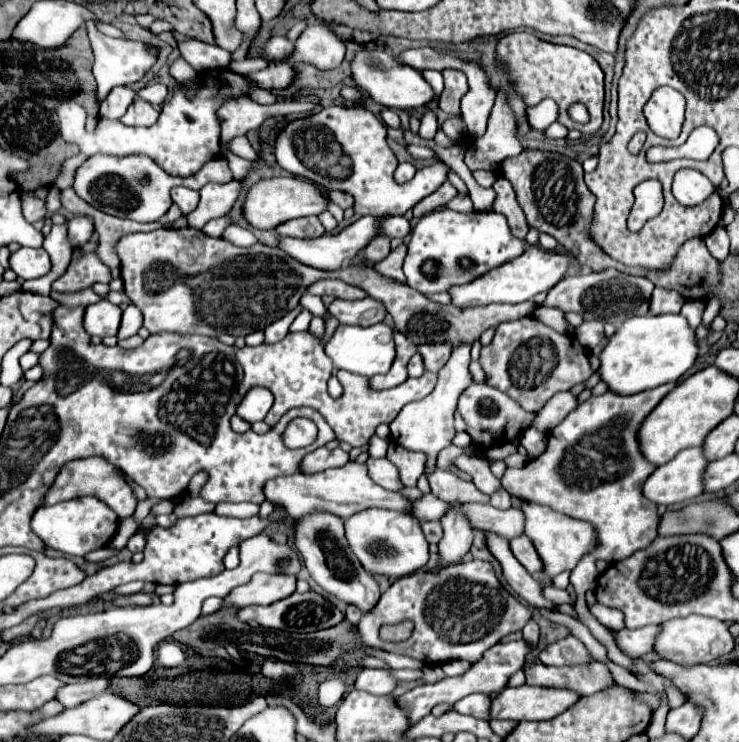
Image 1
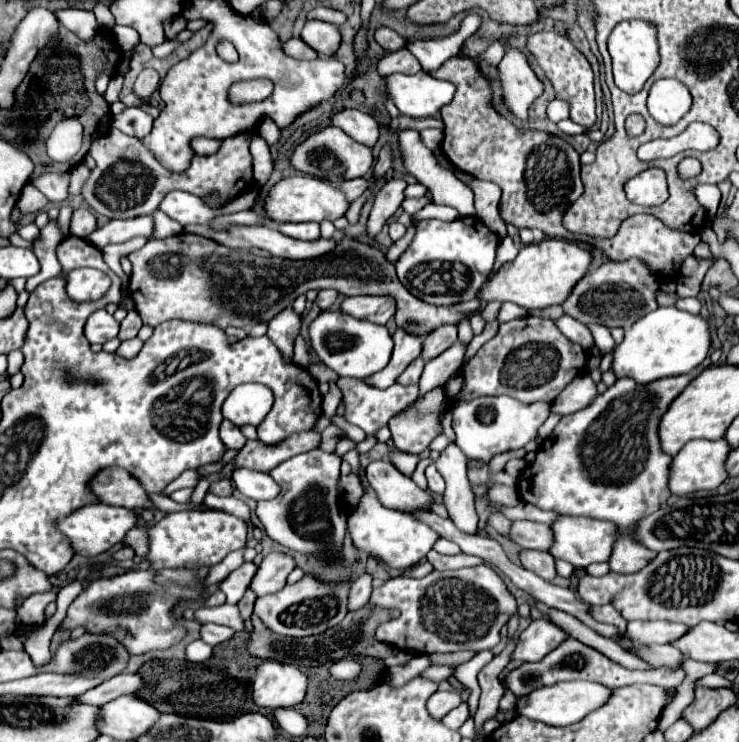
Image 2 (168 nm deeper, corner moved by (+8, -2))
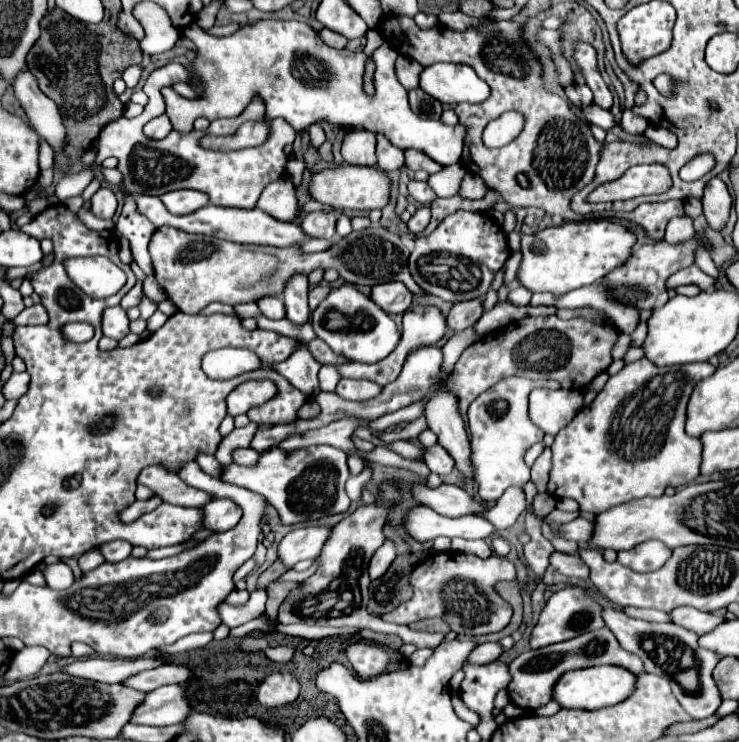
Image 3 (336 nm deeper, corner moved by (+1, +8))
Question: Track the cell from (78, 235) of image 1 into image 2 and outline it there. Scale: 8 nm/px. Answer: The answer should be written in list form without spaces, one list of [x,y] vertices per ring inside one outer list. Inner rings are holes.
[[[76,209],[72,215],[72,223],[70,223],[70,231],[76,237],[86,239],[92,231],[96,231],[96,213],[92,209]]]

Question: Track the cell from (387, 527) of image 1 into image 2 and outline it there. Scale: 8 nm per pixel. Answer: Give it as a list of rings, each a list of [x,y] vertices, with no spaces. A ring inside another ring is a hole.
[[[348,451],[342,459],[350,463],[352,471],[364,483],[362,485],[364,495],[362,495],[362,499],[358,503],[358,511],[352,517],[348,517],[348,531],[352,535],[354,547],[360,549],[360,551],[366,551],[368,555],[374,555],[374,557],[382,559],[386,565],[390,565],[394,569],[408,569],[408,567],[420,563],[426,557],[426,553],[432,549],[432,545],[440,539],[440,535],[432,527],[428,527],[424,521],[416,519],[414,515],[388,509],[378,501],[378,497],[376,497],[374,489],[370,487],[370,483],[366,483],[366,471],[360,465],[358,451]]]

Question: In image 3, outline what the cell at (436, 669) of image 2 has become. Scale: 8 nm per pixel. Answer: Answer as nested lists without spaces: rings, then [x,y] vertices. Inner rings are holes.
[[[483,643],[483,645],[477,645],[469,653],[467,661],[471,661],[473,665],[487,665],[487,663],[495,661],[501,653],[503,653],[503,649],[499,647],[499,643]]]

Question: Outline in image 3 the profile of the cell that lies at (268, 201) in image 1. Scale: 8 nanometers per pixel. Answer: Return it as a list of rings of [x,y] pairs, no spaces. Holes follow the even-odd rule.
[[[339,165],[317,171],[311,175],[307,193],[313,201],[321,205],[333,207],[339,211],[369,211],[369,209],[383,209],[389,199],[389,179],[375,171],[373,167],[359,167],[359,165]]]

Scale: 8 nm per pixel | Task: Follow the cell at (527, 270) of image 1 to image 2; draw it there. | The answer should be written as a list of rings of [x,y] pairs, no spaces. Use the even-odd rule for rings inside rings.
[[[546,237],[538,243],[524,245],[518,251],[518,257],[510,263],[504,263],[490,281],[484,283],[480,299],[484,301],[512,301],[526,309],[546,309],[552,305],[562,305],[564,299],[572,293],[576,283],[588,273],[594,255],[590,249],[580,243]]]

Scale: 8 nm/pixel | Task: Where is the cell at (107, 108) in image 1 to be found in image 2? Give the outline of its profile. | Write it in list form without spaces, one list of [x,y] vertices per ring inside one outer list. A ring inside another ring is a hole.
[[[114,75],[114,77],[110,79],[110,85],[108,85],[108,91],[106,91],[104,99],[108,99],[108,103],[114,103],[114,101],[118,101],[120,89],[122,89],[122,75]]]

